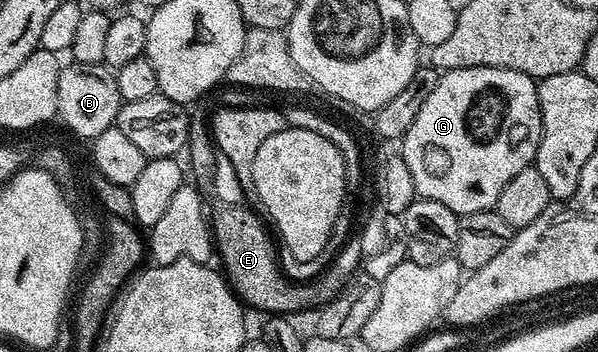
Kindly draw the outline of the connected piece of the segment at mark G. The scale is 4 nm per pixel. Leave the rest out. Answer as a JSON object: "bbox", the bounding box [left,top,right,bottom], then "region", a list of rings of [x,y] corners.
{"bbox":[402,66,542,216],"region":[[[475,66],[474,68],[454,68],[443,71],[434,84],[434,92],[426,96],[422,108],[418,108],[418,116],[414,116],[414,124],[404,134],[402,139],[402,157],[406,160],[406,168],[410,168],[410,176],[414,176],[414,188],[421,198],[438,200],[438,204],[446,204],[458,216],[482,212],[495,207],[498,196],[502,196],[502,188],[522,172],[522,168],[533,165],[538,152],[538,144],[542,136],[542,116],[540,115],[540,105],[538,104],[538,92],[536,91],[537,79],[526,76],[526,72],[518,72],[510,68],[490,68],[489,66]]]}

